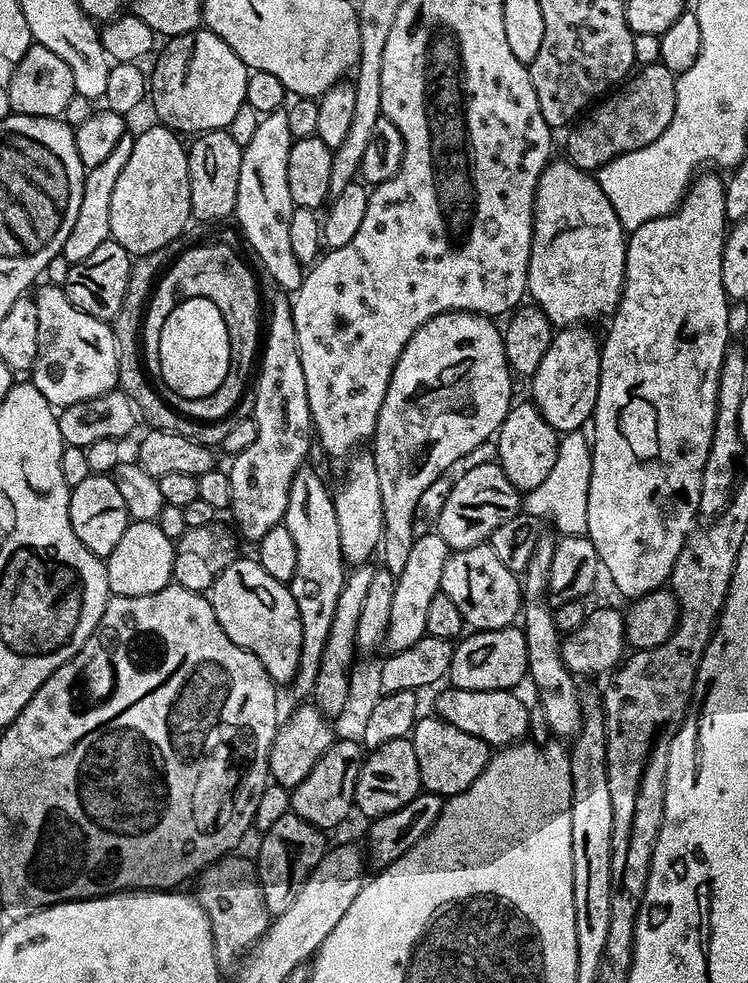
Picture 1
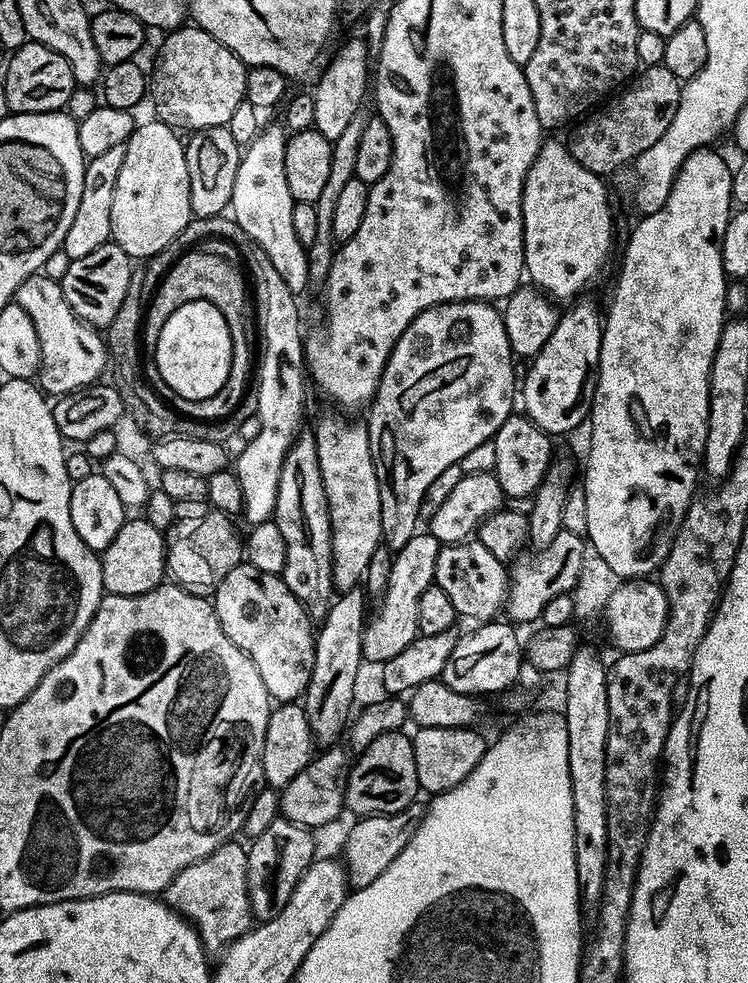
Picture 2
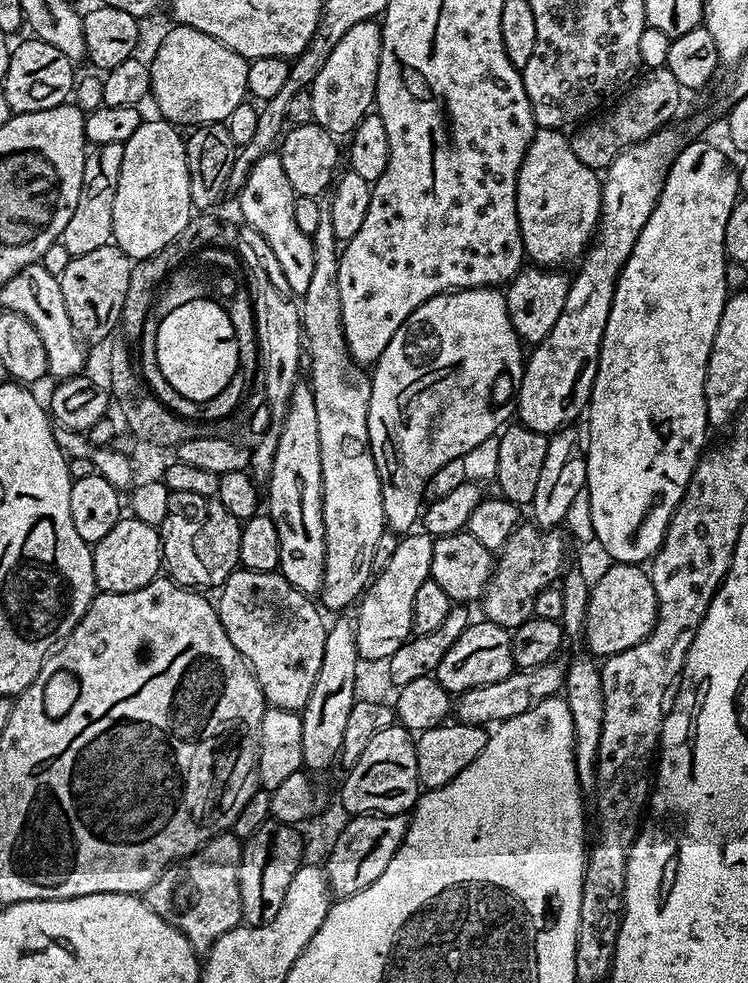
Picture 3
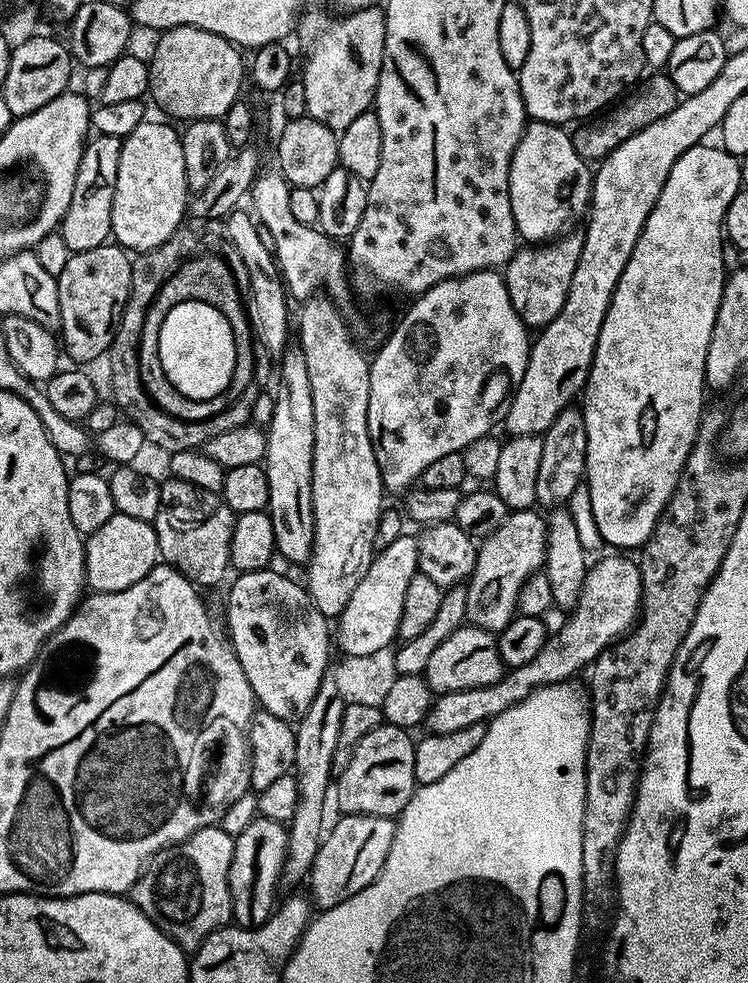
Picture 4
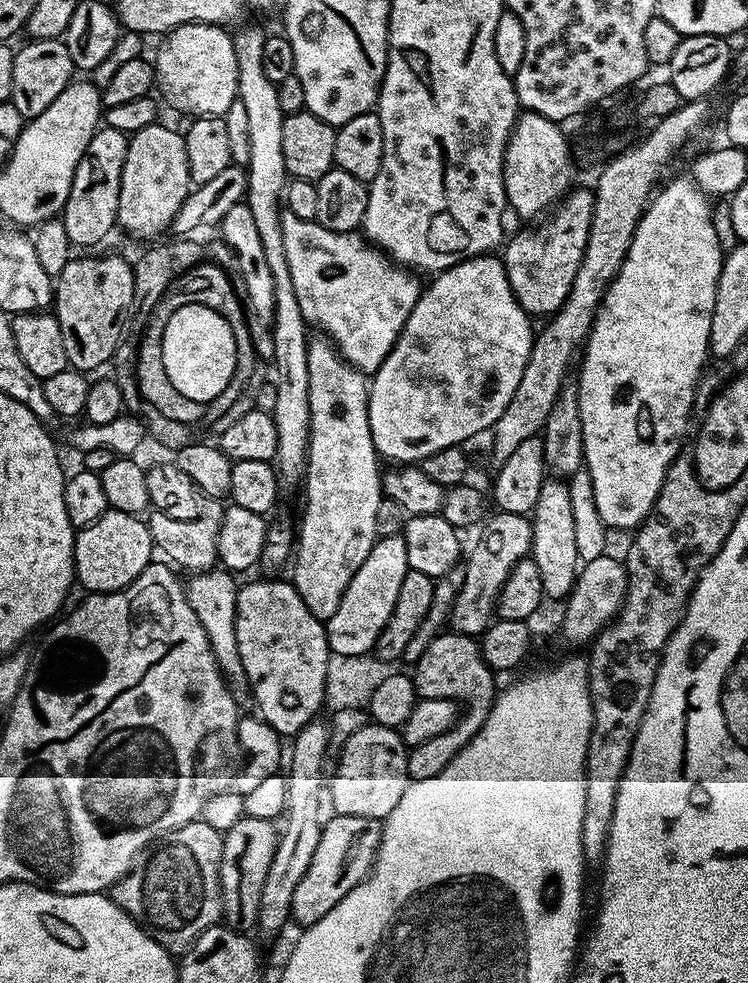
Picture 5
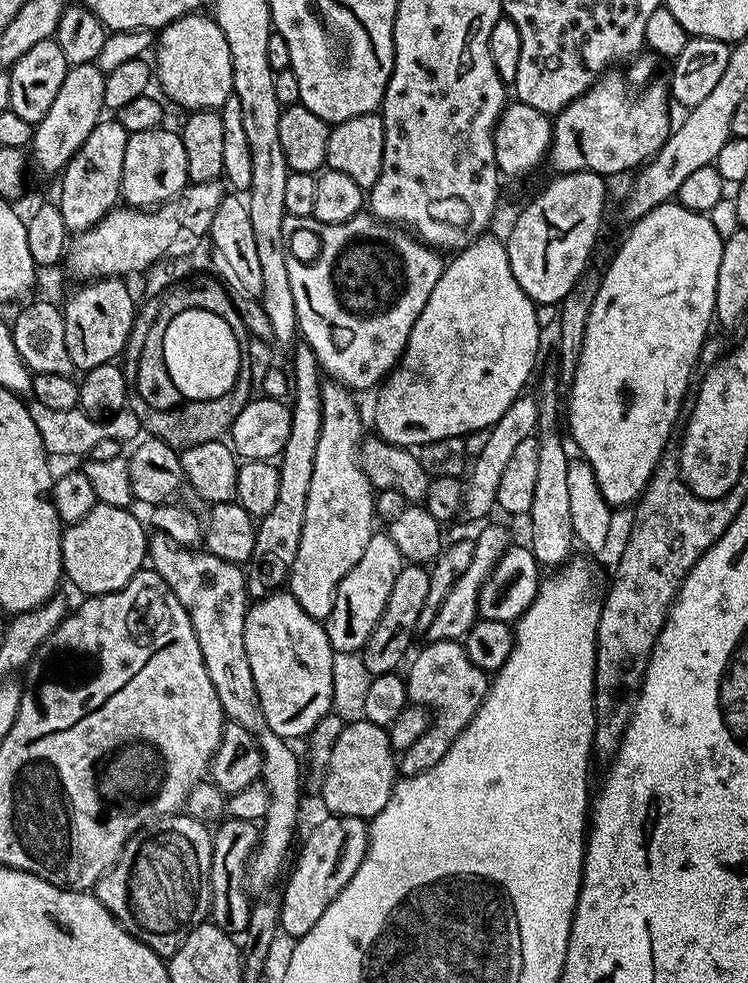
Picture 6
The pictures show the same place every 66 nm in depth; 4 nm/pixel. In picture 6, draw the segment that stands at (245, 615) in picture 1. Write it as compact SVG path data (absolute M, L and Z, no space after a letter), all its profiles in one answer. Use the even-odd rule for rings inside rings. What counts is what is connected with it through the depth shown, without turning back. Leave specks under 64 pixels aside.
M277 590L271 596L265 596L263 600L255 601L249 607L246 618L244 619L244 637L246 638L246 658L250 662L250 671L254 673L254 686L258 686L258 698L262 698L262 714L266 718L270 730L274 730L274 734L284 737L289 742L295 741L295 736L300 736L300 738L307 737L308 733L314 730L317 722L327 712L332 711L331 660L333 651L332 644L328 641L327 627L321 621L310 618L310 614L306 614L306 610L302 610L302 606L298 606L298 602L293 598L291 592Z

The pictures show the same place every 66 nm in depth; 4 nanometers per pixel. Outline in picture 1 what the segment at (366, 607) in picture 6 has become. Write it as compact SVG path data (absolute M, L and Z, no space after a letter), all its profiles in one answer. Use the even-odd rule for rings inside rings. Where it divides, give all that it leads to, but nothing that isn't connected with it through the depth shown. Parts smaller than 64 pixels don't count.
M431 530L424 536L416 538L410 550L410 559L406 561L402 574L396 577L394 603L390 606L390 626L384 635L383 647L389 653L406 650L406 646L414 646L418 638L426 634L426 606L430 606L434 594L440 591L442 569L446 567L450 555L448 543L438 533Z

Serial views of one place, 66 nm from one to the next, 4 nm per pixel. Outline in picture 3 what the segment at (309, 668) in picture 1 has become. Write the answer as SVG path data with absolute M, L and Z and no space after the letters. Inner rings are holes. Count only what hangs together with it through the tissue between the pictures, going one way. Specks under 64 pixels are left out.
M298 382L290 394L288 409L279 421L276 432L274 462L266 481L266 514L278 530L279 573L305 596L312 598L324 584L324 559L326 558L326 530L322 522L322 446L318 446L318 409L314 406L312 385Z

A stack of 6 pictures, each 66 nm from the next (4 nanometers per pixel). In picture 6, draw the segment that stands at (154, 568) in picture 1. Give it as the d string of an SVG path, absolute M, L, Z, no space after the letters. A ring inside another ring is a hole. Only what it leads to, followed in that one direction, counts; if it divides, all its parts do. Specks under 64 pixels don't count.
M97 503L78 522L67 525L62 532L62 566L64 576L88 596L117 592L145 567L148 555L149 533L135 516L135 511L118 506Z

